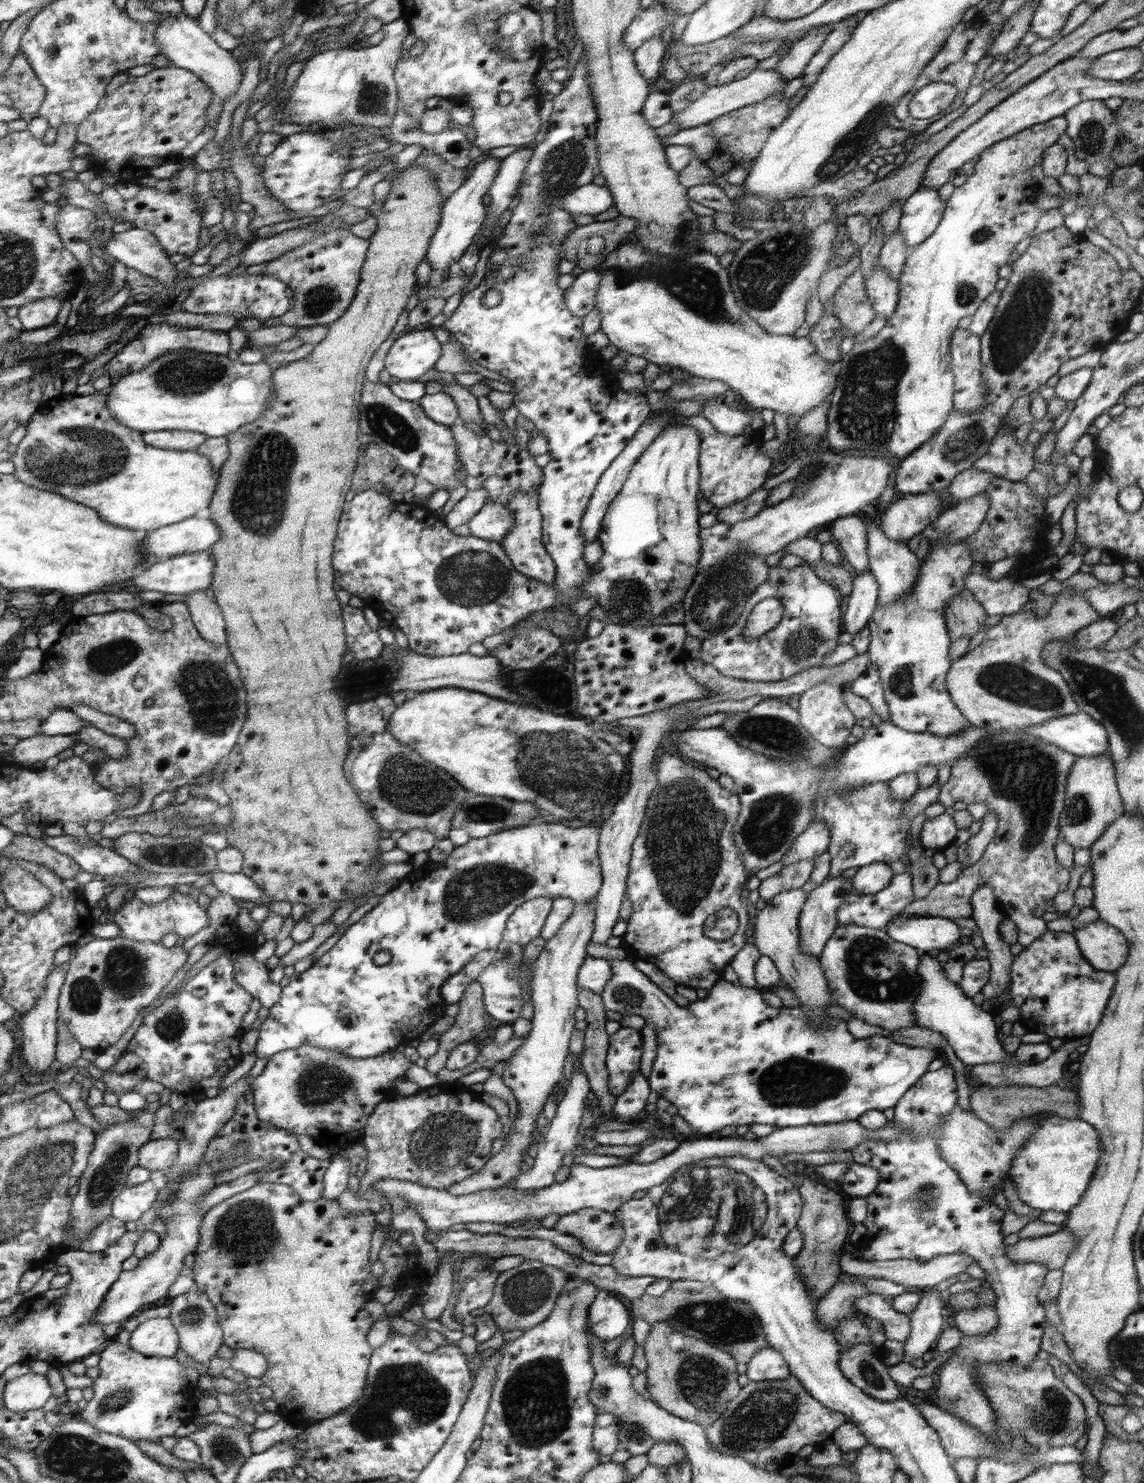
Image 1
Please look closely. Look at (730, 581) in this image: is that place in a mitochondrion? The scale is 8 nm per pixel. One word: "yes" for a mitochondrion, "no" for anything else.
yes

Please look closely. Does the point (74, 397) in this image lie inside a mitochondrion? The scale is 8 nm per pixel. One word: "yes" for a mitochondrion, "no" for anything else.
no

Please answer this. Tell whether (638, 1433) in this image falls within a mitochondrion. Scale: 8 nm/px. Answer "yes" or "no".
yes

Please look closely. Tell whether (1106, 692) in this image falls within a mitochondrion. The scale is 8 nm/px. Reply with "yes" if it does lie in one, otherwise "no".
yes

